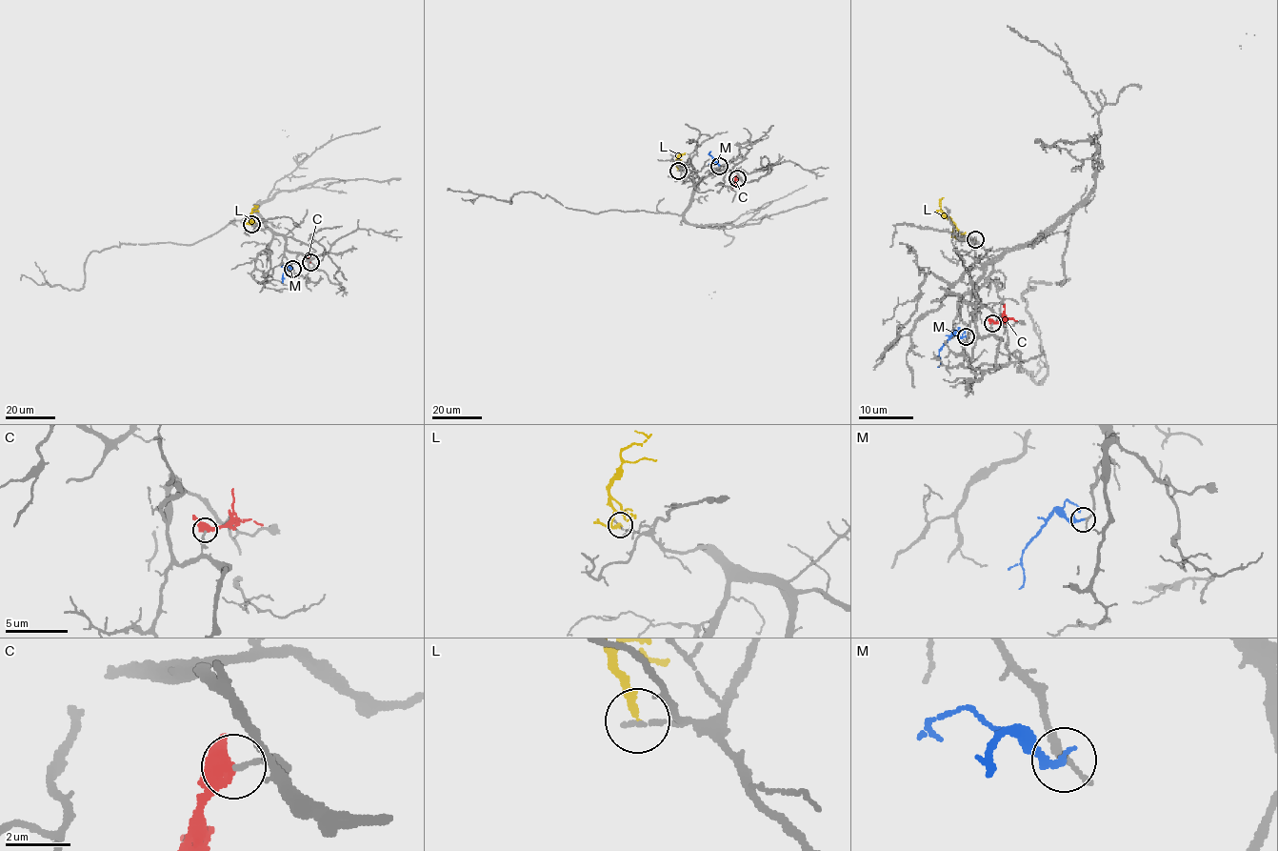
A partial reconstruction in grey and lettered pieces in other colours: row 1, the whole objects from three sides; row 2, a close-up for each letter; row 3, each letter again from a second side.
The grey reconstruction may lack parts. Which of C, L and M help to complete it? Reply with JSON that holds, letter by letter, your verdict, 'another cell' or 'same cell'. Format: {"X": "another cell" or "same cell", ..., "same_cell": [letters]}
{"C": "another cell", "L": "another cell", "M": "same cell", "same_cell": ["M"]}

